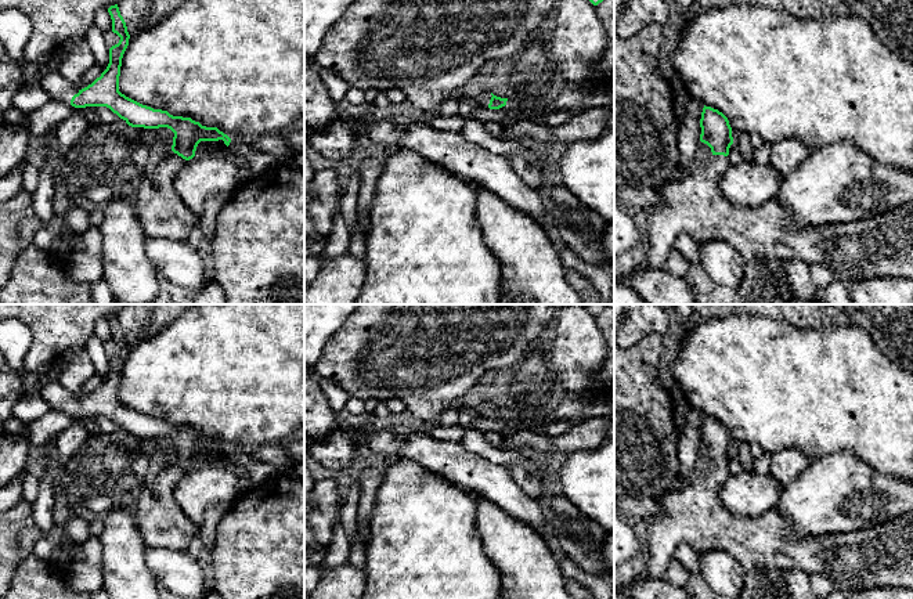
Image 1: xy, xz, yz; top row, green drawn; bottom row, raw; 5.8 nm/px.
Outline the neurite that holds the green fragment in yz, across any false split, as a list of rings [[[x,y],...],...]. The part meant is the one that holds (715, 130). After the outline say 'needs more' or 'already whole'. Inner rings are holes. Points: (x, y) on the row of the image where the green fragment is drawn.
[[[711,107],[703,108],[700,119],[700,141],[711,148],[712,156],[710,163],[701,169],[690,169],[685,176],[671,183],[661,191],[663,203],[646,212],[649,245],[645,268],[661,270],[670,252],[674,249],[679,234],[688,234],[693,241],[701,242],[708,239],[723,241],[733,246],[744,263],[753,259],[777,259],[782,261],[801,260],[808,266],[820,264],[829,268],[836,279],[845,284],[865,281],[872,278],[906,278],[913,279],[913,199],[905,202],[896,209],[880,213],[873,217],[854,220],[848,223],[795,227],[791,213],[777,201],[769,199],[759,208],[741,208],[733,205],[719,190],[719,178],[729,167],[729,148],[733,144],[732,127],[728,118]]]; needs more

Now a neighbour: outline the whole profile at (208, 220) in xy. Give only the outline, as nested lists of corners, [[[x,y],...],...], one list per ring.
[[[231,194],[230,195],[213,195],[206,199],[203,213],[199,216],[198,225],[203,231],[205,238],[208,238],[209,241],[213,239],[220,209],[230,199],[231,199]]]

